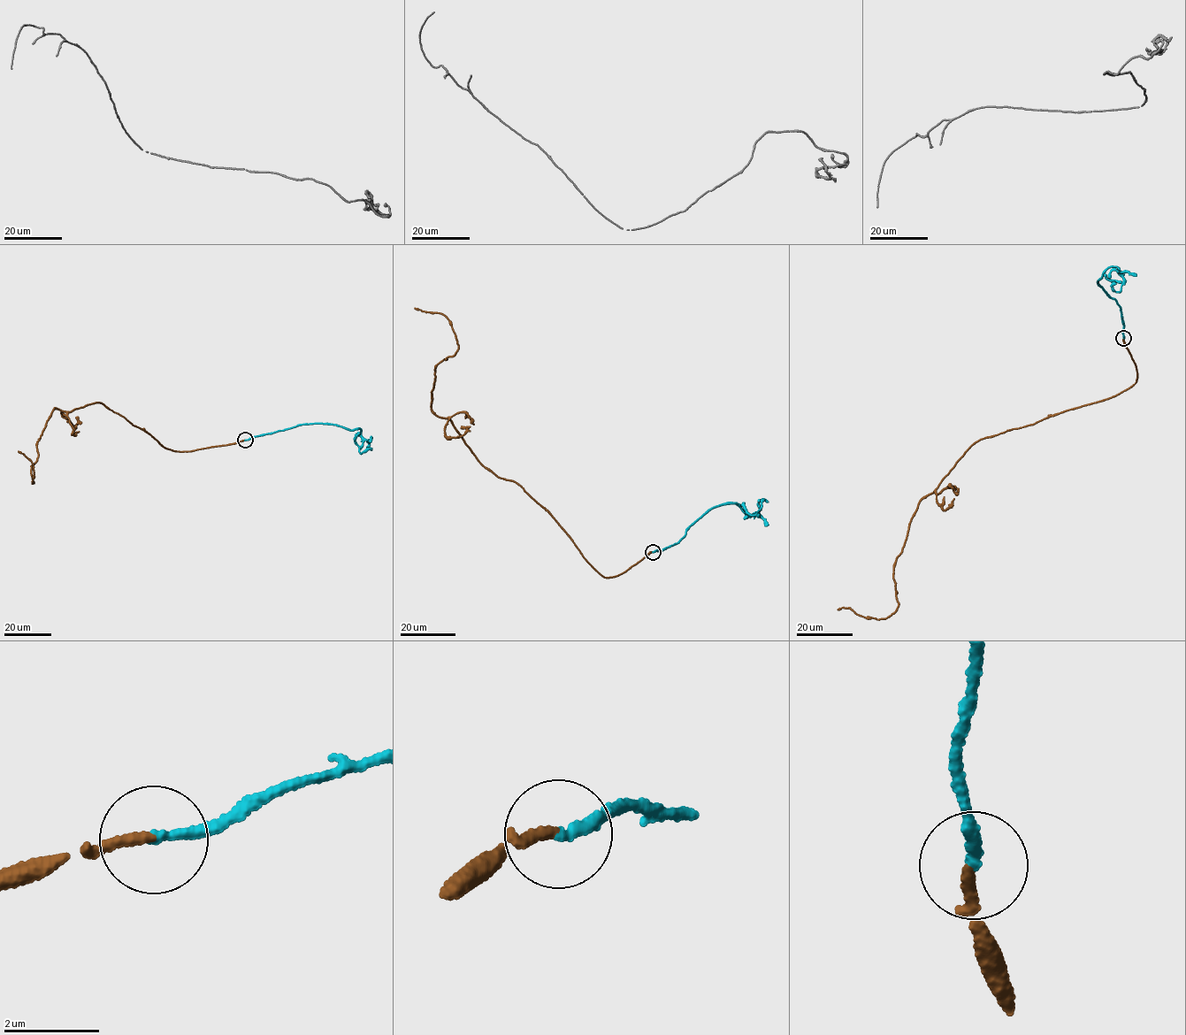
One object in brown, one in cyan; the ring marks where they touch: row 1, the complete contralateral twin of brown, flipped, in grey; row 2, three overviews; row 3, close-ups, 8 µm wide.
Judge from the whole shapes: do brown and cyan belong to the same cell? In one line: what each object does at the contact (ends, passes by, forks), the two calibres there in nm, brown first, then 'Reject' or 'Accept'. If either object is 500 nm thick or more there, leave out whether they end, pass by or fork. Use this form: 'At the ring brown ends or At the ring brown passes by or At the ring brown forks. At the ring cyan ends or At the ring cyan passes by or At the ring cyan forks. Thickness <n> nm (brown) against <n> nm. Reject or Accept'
At the ring brown ends. At the ring cyan ends. Thickness 200 nm (brown) against 200 nm. Accept

